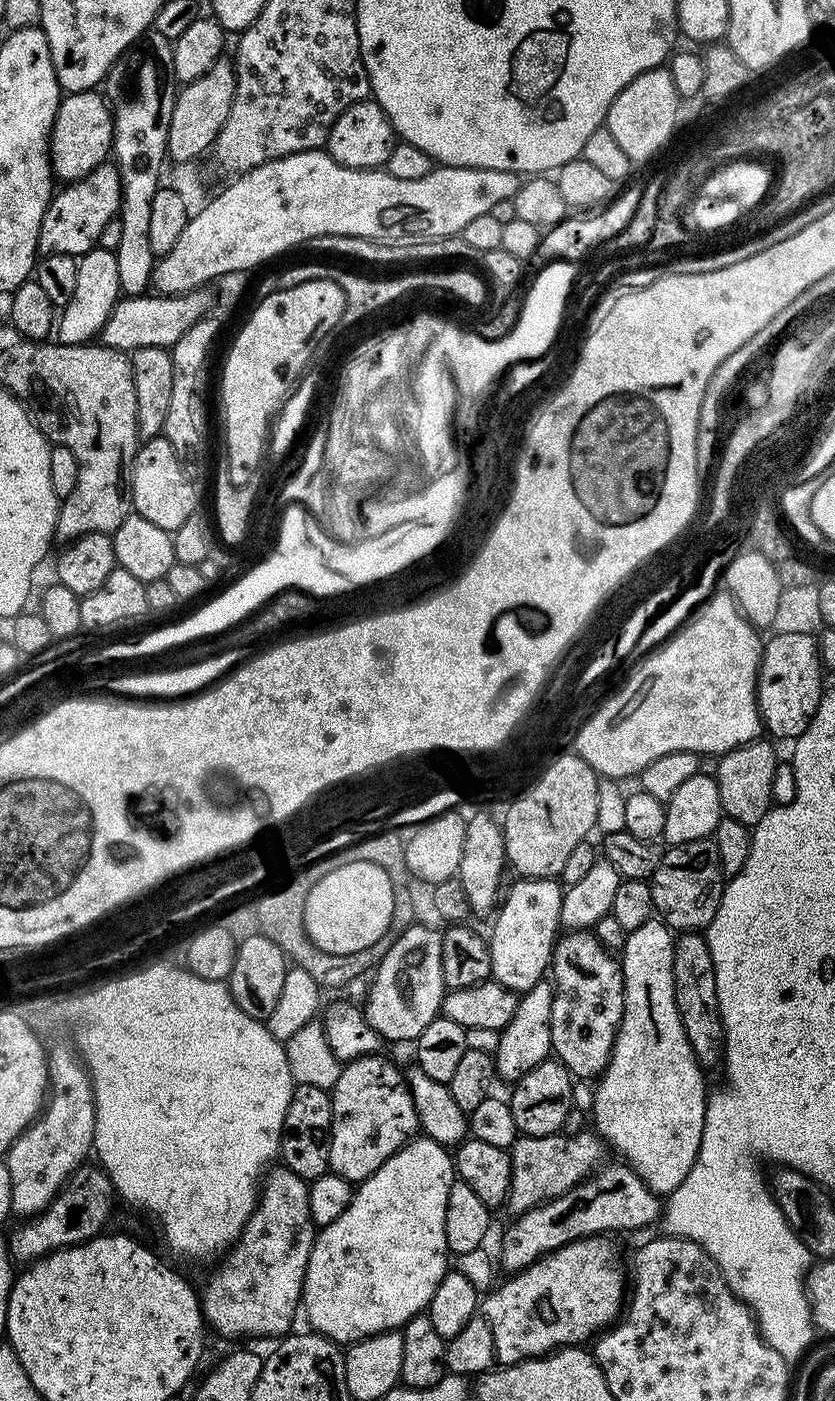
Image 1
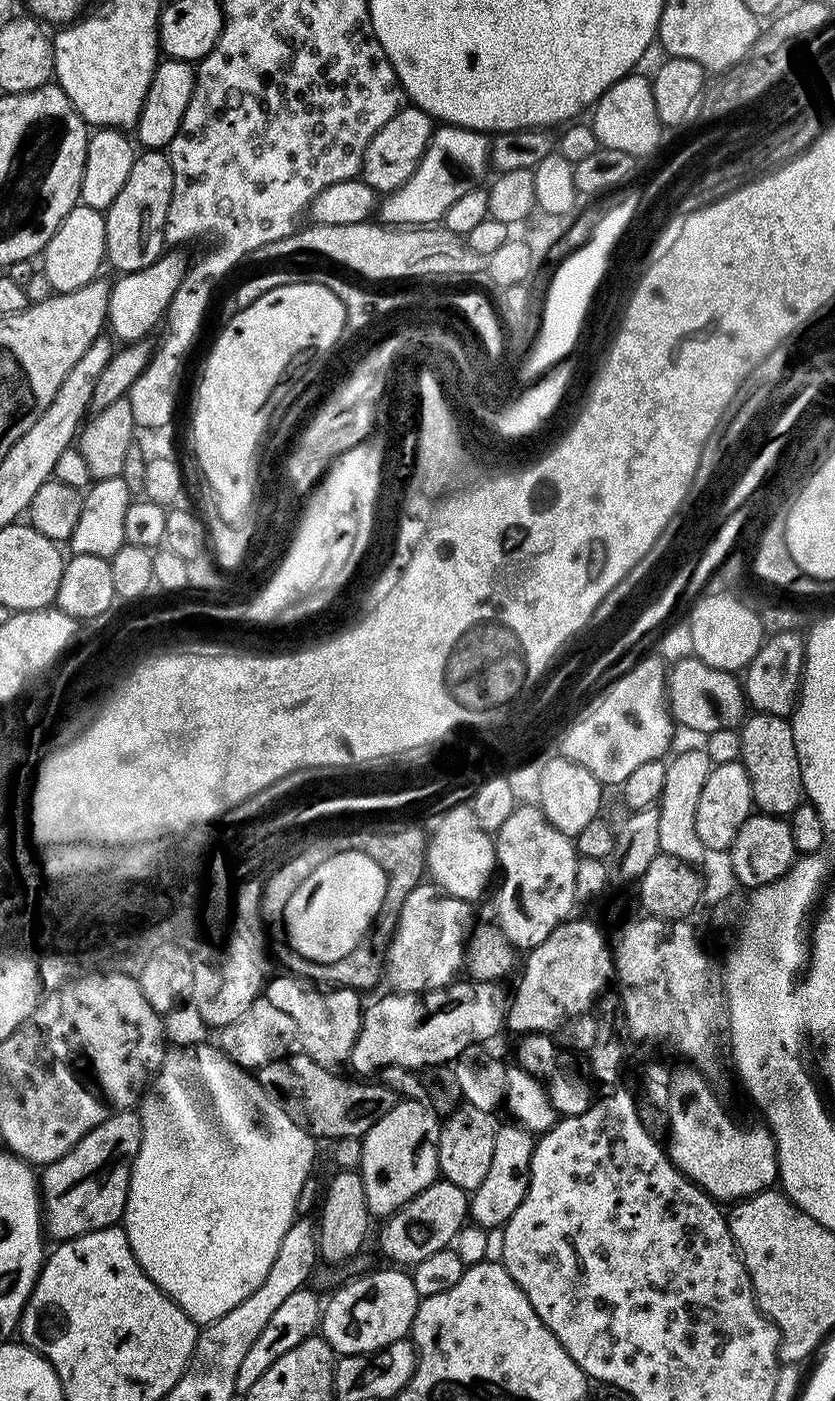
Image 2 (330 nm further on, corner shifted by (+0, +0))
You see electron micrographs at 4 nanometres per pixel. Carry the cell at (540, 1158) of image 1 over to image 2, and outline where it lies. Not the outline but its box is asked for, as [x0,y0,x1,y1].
[470,1122,534,1230]

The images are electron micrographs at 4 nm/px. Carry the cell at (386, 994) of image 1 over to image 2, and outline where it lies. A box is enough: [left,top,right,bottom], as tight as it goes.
[388,883,474,993]

